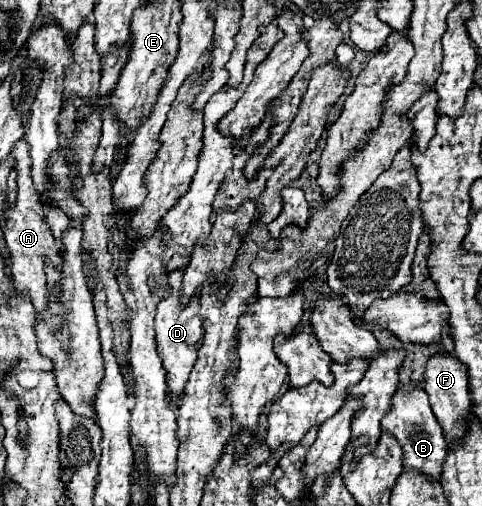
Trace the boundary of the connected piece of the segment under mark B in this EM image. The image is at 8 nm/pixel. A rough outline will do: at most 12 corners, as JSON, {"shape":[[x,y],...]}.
{"shape":[[421,385],[395,391],[381,427],[403,467],[441,477],[447,441]]}

